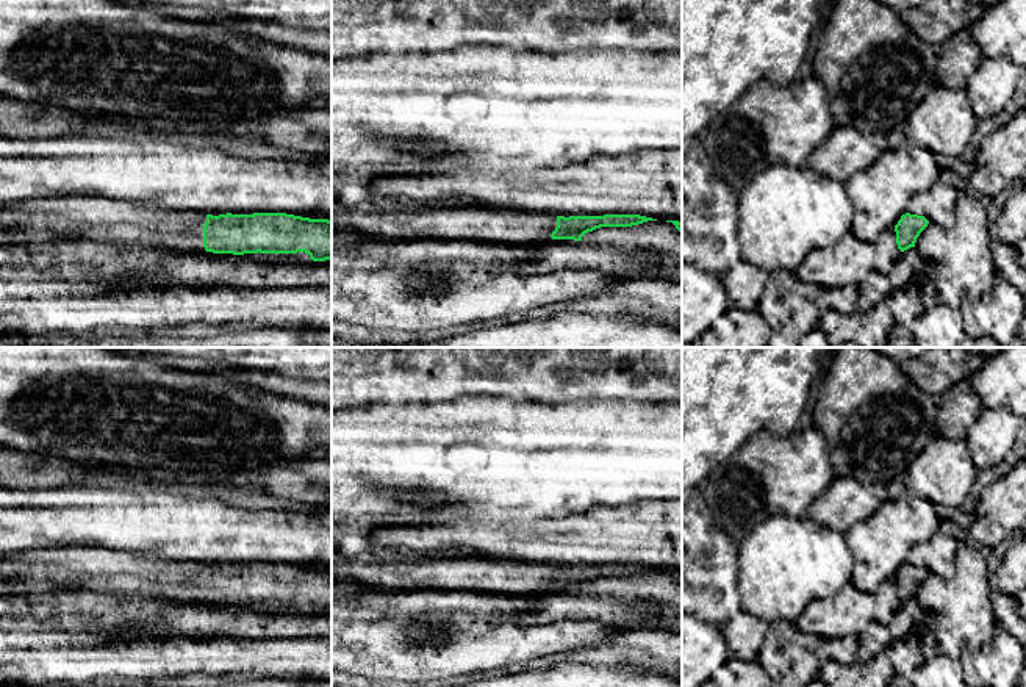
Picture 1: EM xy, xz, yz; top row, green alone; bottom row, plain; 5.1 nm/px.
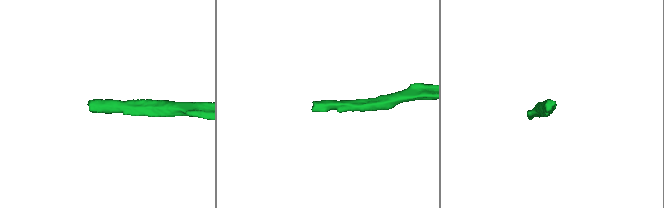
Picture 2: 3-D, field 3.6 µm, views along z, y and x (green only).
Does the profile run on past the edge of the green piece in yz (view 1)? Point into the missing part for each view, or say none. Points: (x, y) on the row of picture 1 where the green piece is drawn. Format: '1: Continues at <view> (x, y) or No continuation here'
1: No continuation here

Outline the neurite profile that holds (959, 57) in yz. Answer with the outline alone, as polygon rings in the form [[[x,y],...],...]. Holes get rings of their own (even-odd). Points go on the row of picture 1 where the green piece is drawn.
[[[968,28],[954,33],[937,47],[938,85],[948,89],[967,88],[970,77],[984,58]]]

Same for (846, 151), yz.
[[[851,125],[834,127],[809,155],[805,166],[841,183],[868,169],[879,156],[874,136]]]

